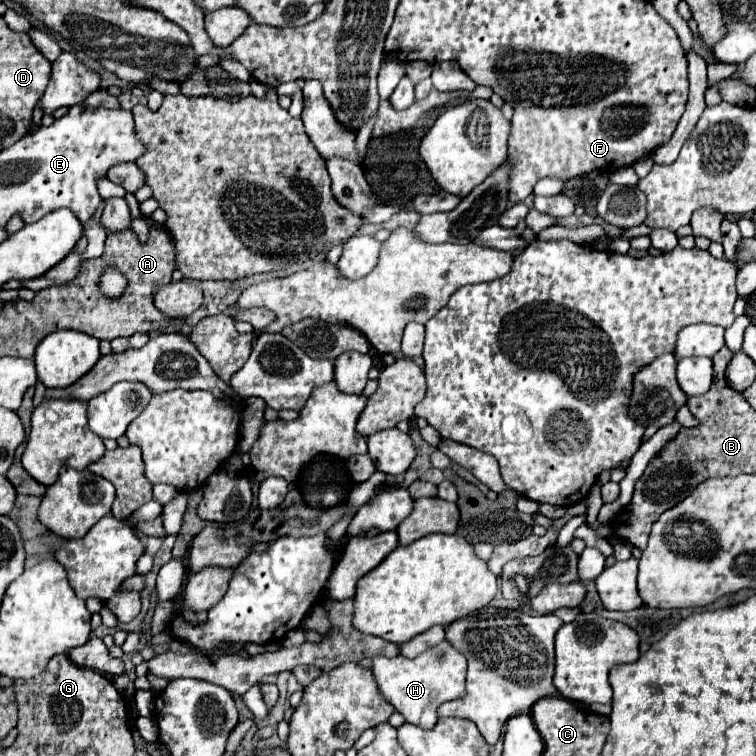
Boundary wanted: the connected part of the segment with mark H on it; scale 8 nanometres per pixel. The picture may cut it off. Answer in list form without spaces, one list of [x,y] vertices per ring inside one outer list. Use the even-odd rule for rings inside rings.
[[[441,641],[439,645],[427,649],[415,659],[409,657],[383,657],[377,655],[371,659],[371,671],[377,681],[379,693],[405,717],[405,721],[419,725],[423,729],[431,729],[437,723],[437,707],[445,701],[457,699],[465,693],[465,671],[467,659],[451,647],[449,641]]]

